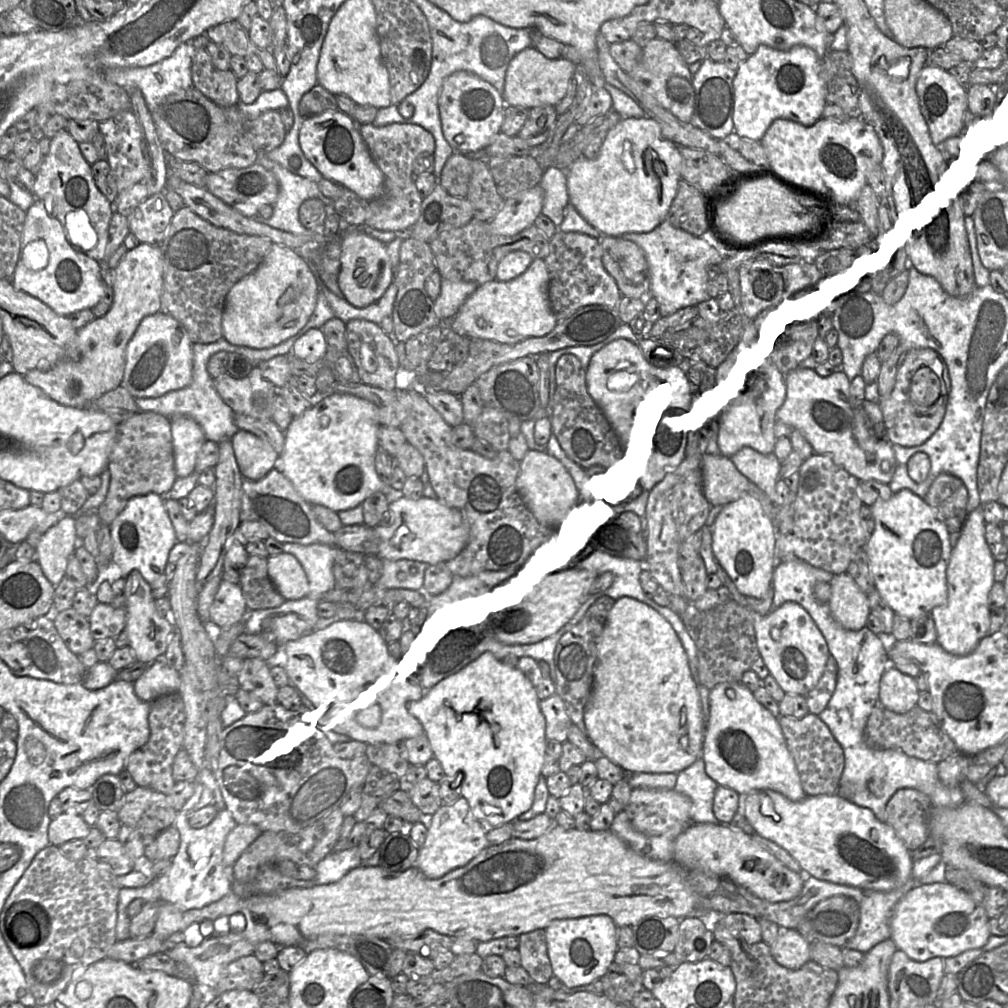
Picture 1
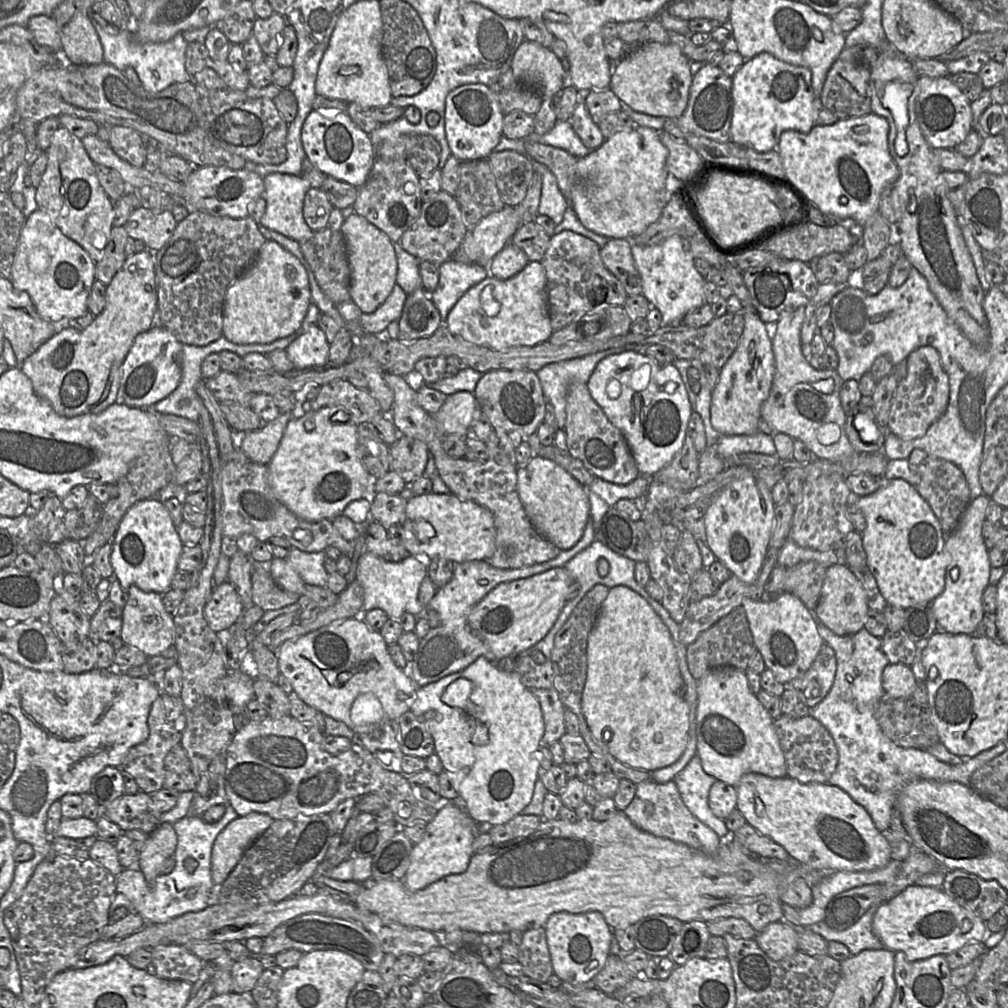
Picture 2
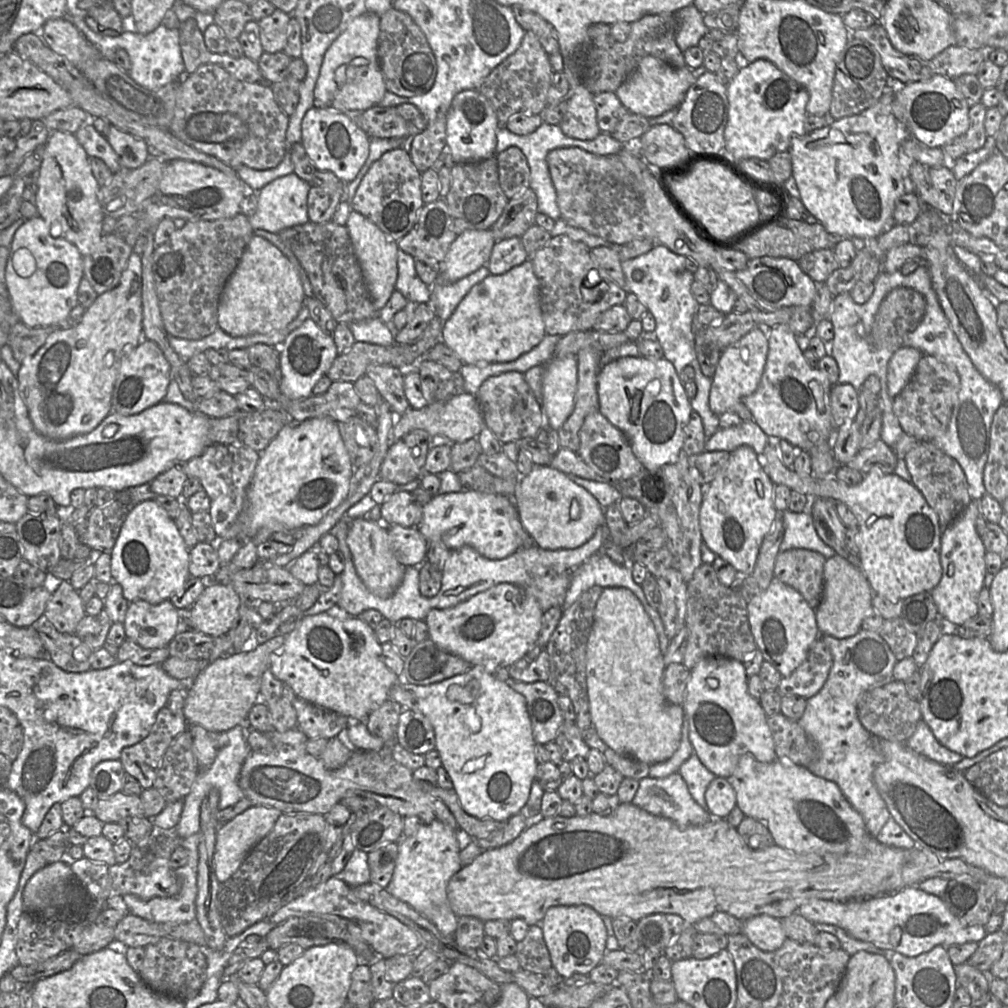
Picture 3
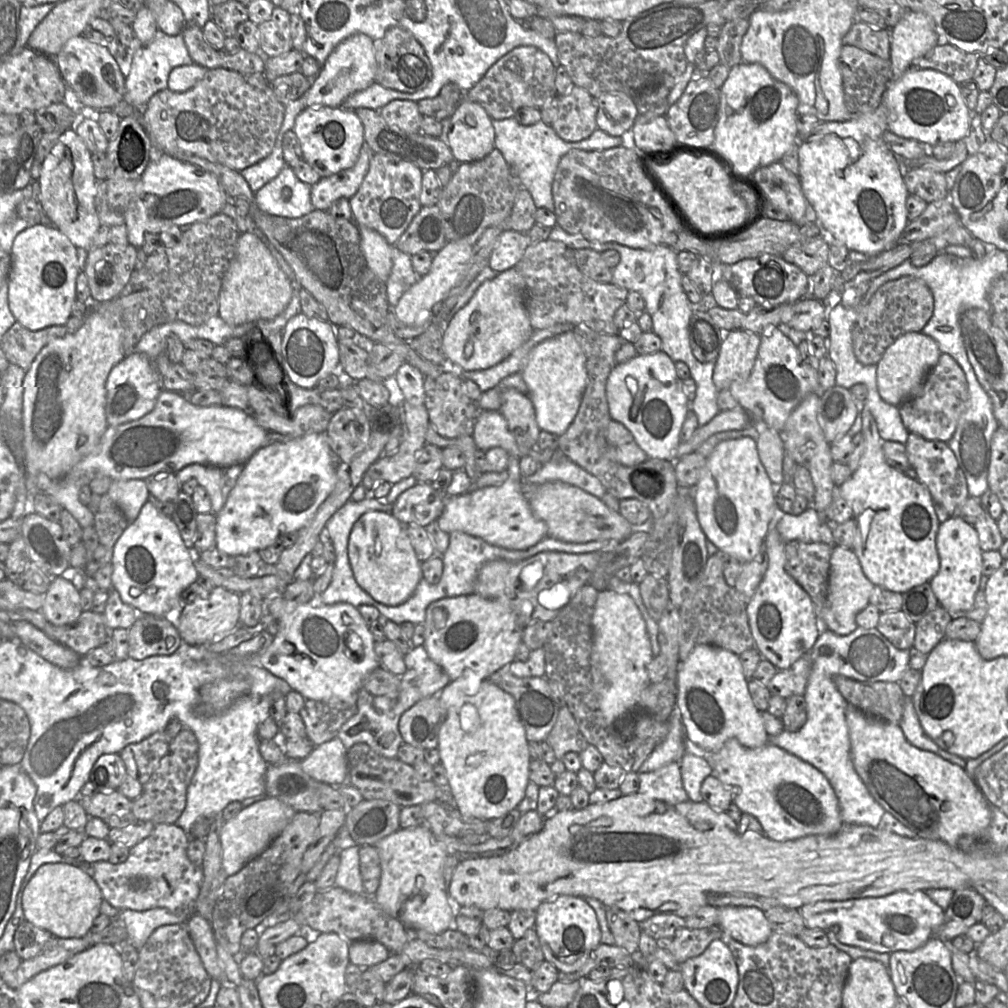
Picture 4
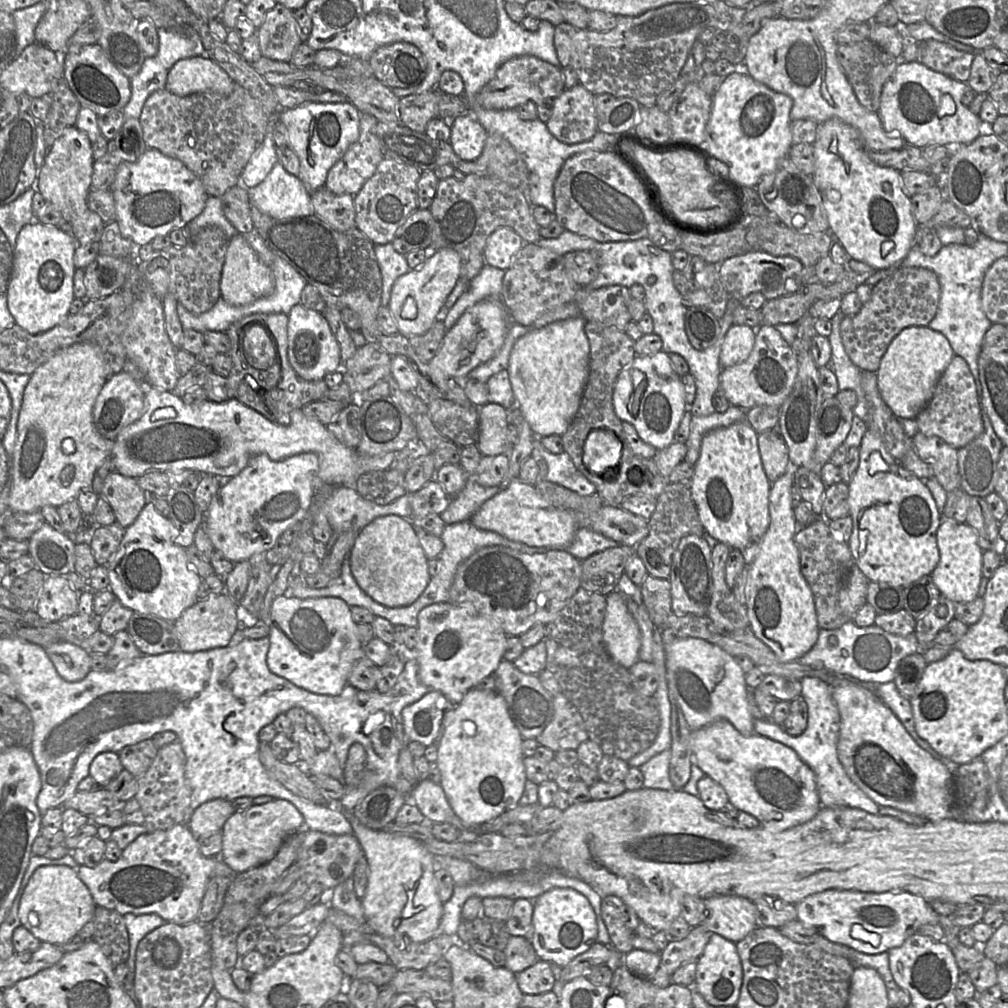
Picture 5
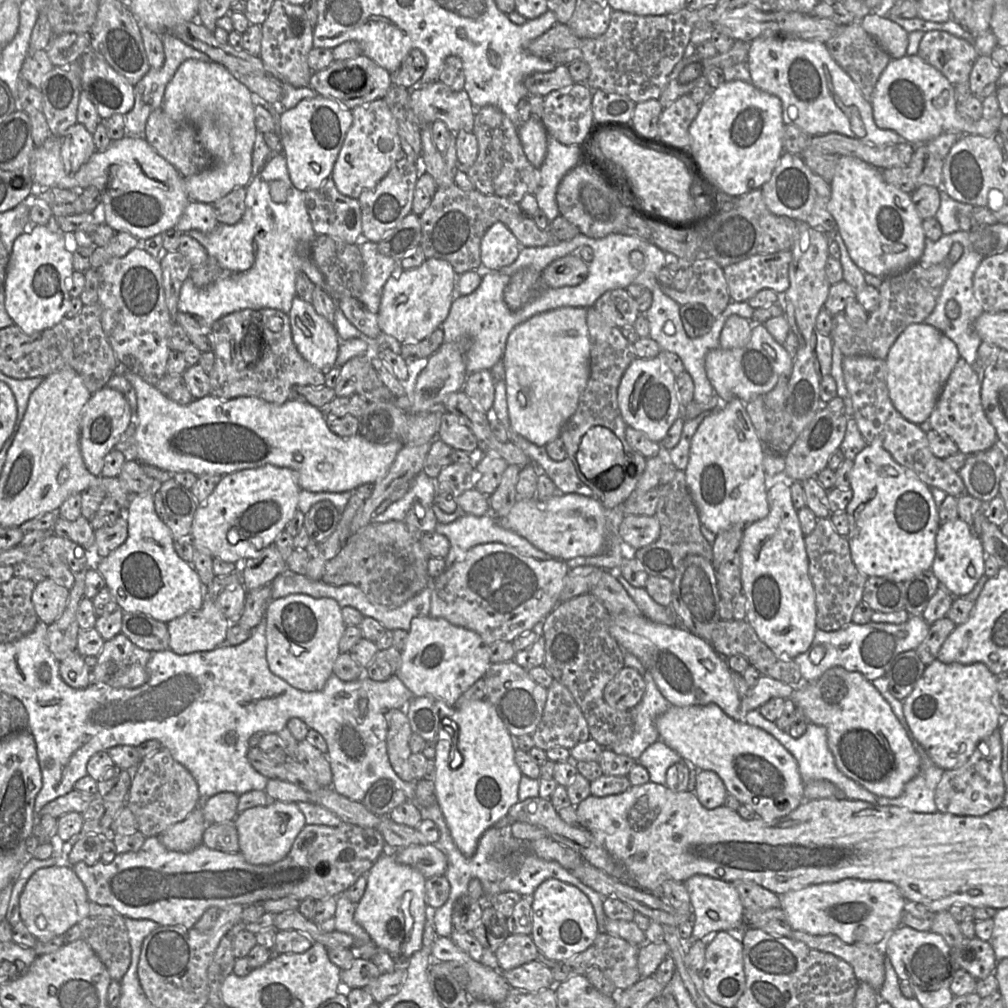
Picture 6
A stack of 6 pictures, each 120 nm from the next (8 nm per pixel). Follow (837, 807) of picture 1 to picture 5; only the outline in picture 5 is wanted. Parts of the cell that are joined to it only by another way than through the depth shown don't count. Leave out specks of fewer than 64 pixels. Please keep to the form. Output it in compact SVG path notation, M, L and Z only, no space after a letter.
M719 719L691 731L691 747L694 763L725 789L729 802L739 811L754 816L761 827L772 833L780 833L810 821L822 807L814 772L793 749L780 742L756 733L744 736L728 720Z

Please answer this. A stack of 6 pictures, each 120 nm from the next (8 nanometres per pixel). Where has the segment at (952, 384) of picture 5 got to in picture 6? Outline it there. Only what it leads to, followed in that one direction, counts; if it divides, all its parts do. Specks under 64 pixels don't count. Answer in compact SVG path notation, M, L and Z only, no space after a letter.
M962 357L949 375L937 403L928 418L933 430L950 437L960 452L971 455L998 443L995 427L987 418L981 401L982 377Z

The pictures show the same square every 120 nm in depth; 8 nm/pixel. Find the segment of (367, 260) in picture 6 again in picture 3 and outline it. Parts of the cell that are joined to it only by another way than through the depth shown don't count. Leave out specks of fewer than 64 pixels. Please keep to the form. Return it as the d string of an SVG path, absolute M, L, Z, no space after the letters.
M398 249L397 268L395 289L409 302L428 303L430 299L430 287L418 277L415 269L415 259L410 254Z

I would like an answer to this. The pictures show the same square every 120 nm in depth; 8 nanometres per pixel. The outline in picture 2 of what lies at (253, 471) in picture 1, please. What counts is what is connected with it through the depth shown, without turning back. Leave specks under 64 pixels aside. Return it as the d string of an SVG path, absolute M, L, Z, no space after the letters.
M292 411L281 412L263 427L246 432L239 443L240 450L253 462L268 464L276 452Z

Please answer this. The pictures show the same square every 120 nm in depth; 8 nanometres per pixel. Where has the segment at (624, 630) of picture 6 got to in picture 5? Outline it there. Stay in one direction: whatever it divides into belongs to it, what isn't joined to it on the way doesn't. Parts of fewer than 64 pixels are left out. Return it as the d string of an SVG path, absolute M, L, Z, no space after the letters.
M676 637L665 645L665 665L669 695L680 706L692 731L725 719L744 736L754 733L755 718L748 708L746 673L733 656L703 639Z

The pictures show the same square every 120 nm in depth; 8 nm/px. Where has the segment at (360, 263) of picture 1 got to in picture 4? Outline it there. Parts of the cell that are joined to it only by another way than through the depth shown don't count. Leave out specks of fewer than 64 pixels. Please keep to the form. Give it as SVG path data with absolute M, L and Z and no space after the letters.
M357 224L360 233L362 253L368 267L384 283L389 278L392 269L392 246L377 231Z

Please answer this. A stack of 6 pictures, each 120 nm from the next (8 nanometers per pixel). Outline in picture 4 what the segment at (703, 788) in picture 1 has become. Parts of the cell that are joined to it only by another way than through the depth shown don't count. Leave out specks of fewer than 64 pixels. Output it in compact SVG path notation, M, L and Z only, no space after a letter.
M690 748L679 761L683 787L693 802L702 802L701 786L703 781L713 774L709 756Z

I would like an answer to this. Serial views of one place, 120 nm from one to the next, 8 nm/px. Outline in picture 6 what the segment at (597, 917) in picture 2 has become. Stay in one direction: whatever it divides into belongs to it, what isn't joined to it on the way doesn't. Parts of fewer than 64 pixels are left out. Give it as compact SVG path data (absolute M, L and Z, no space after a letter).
M556 878L544 880L533 892L531 938L539 953L562 962L590 947L598 934L597 920L588 897L576 886Z

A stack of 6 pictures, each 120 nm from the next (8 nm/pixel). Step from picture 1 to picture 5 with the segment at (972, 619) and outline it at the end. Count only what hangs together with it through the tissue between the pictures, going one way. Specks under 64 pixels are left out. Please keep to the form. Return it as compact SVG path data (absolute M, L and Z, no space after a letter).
M943 518L937 530L937 546L940 561L932 572L932 579L941 595L954 603L967 603L978 597L982 579L983 550L978 545L978 536L967 523Z

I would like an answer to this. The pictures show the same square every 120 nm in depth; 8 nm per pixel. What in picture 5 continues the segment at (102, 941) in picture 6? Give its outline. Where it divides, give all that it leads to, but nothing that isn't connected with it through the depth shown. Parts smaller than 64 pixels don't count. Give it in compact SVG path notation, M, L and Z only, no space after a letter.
M96 906L92 919L96 942L113 966L127 962L129 957L129 937L124 917L119 913Z

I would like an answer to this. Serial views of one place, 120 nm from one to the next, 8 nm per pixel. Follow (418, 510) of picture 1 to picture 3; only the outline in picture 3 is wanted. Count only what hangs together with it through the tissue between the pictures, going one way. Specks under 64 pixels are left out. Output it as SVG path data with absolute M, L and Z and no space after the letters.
M474 490L433 496L423 506L417 529L427 541L442 541L450 550L468 545L491 560L500 560L514 554L526 539L517 508L507 497Z

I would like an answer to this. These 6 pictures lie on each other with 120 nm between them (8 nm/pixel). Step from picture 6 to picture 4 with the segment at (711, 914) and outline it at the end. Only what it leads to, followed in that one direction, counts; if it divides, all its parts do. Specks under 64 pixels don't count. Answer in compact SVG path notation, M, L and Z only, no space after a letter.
M753 906L720 907L719 925L724 936L750 946L765 942L773 932L765 911Z

